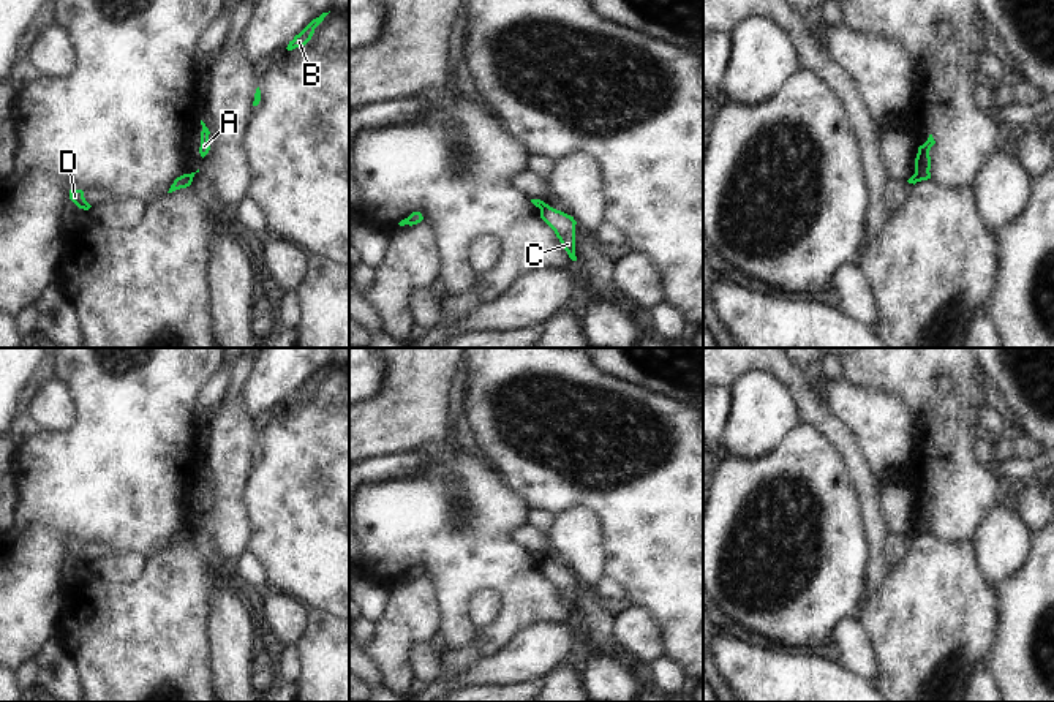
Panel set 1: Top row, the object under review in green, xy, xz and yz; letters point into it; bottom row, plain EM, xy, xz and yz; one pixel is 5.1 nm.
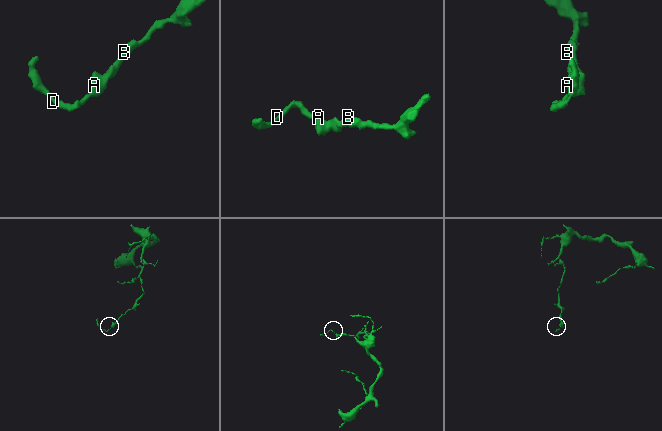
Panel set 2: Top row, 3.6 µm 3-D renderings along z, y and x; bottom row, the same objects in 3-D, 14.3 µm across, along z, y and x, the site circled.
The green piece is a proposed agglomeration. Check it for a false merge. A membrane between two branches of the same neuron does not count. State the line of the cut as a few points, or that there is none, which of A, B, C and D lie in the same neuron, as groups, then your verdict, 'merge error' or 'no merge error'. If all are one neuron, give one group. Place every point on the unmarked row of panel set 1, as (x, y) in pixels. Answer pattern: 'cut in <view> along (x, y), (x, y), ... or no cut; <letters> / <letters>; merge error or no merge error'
cut in yz along (912, 530), (918, 535); A B C / D; merge error

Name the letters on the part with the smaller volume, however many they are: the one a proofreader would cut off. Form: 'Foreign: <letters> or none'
Foreign: D

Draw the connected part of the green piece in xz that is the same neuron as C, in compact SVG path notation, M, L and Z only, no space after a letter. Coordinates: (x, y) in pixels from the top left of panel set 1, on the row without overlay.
M544 558L540 561L540 572L555 585L563 602L567 606L572 615L577 615L575 610L575 579L574 571Z

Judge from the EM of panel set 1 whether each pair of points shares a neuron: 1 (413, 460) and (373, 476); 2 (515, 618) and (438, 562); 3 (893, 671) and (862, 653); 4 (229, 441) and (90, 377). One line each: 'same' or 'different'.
1: same
2: same
3: different
4: different

